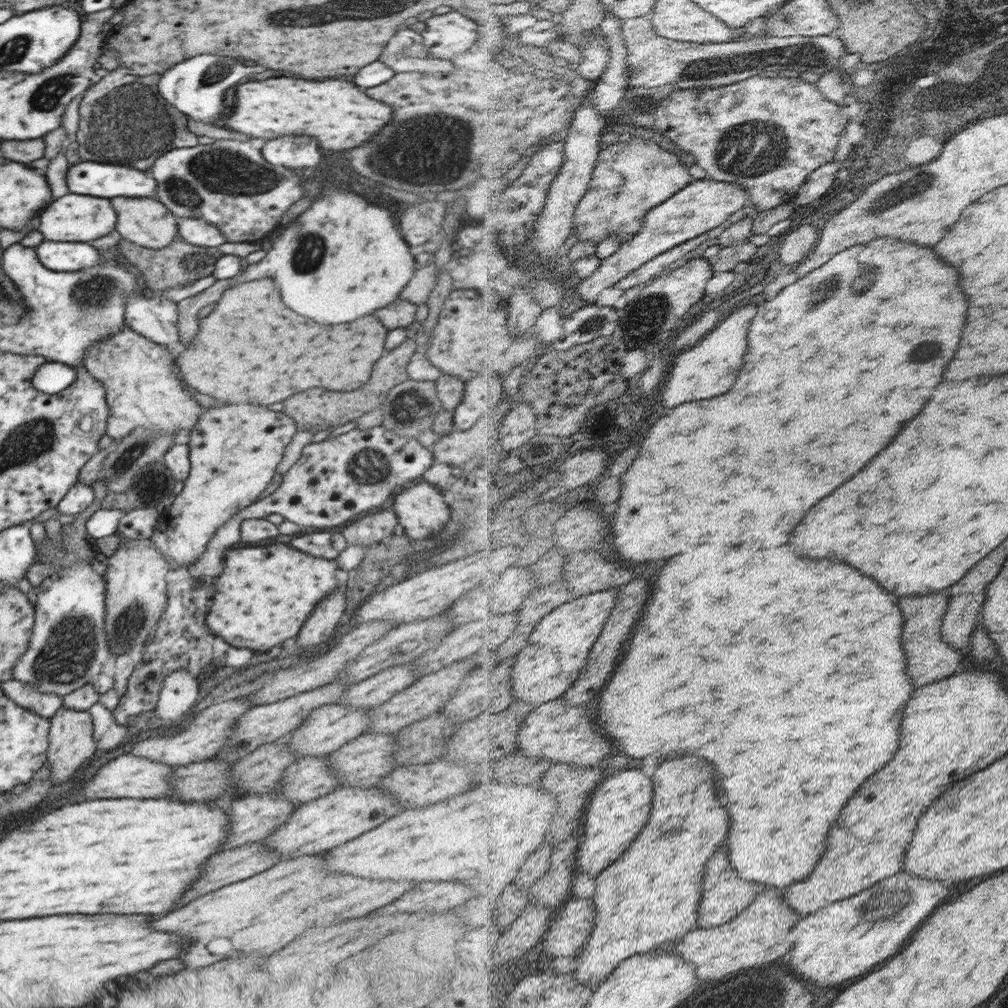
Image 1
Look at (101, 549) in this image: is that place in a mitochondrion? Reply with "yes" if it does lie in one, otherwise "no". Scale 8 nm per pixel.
no

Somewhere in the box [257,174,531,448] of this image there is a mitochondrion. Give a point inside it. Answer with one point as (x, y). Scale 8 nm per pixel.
(307, 256)

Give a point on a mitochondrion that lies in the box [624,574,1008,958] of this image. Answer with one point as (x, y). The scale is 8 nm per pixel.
(886, 903)

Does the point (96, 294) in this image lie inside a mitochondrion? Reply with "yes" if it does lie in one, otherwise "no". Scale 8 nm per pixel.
yes

